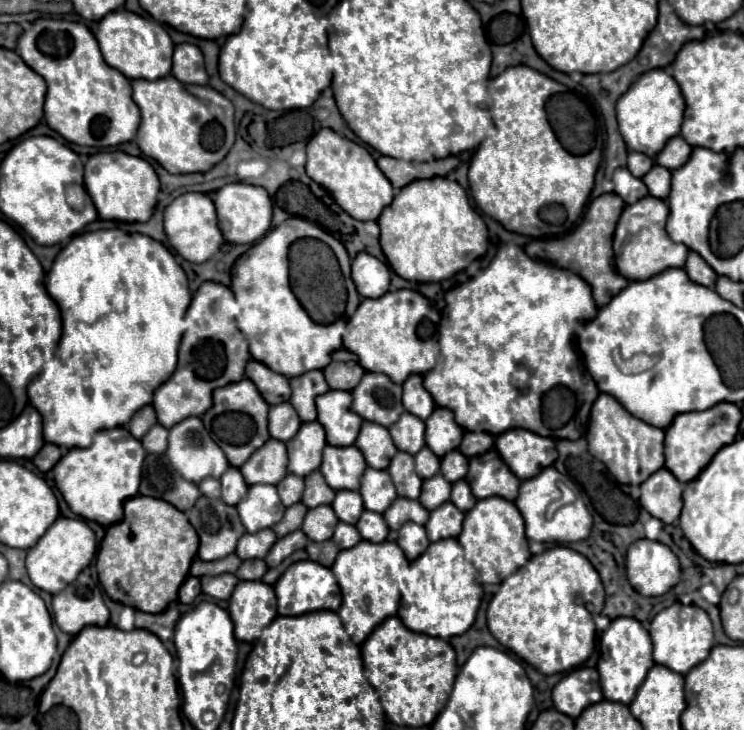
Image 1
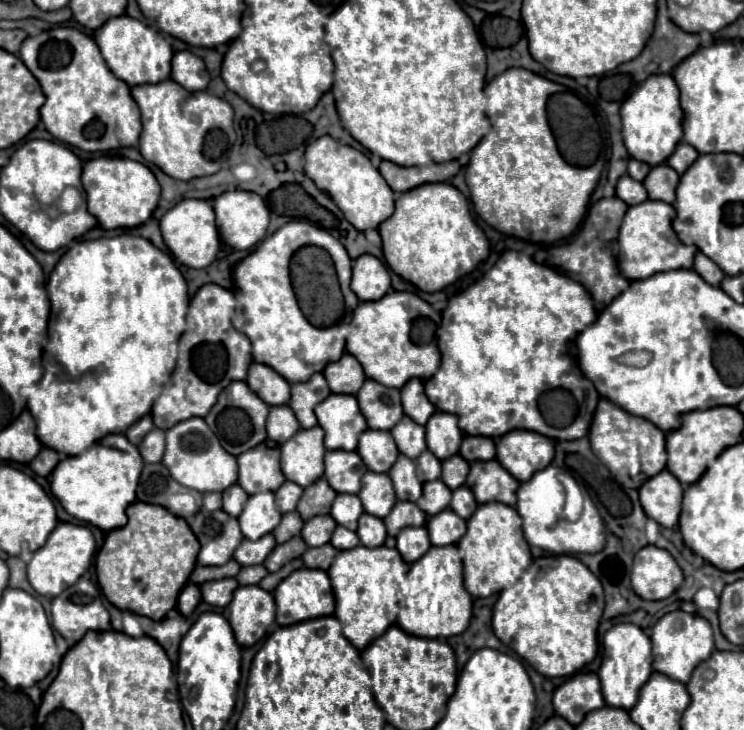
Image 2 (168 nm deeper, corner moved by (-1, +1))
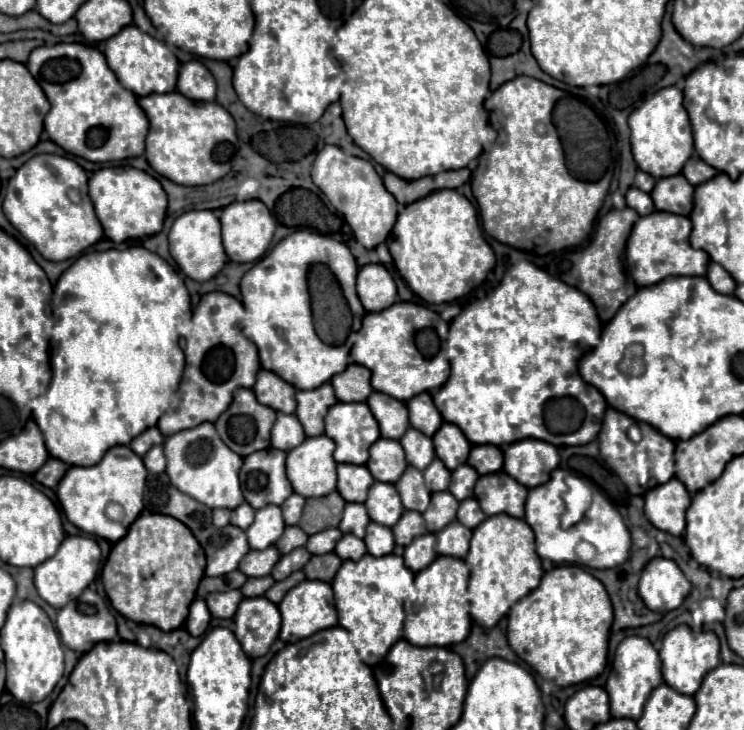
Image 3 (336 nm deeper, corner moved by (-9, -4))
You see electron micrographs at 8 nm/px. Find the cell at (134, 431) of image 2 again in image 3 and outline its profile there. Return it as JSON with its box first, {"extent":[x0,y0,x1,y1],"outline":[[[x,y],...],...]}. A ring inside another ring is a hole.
{"extent":[129,427,165,457],"outline":[[[149,427],[149,429],[143,431],[141,435],[137,435],[137,439],[133,439],[129,447],[131,447],[139,457],[143,457],[153,445],[159,445],[159,443],[163,443],[163,441],[165,441],[165,437],[159,433],[159,429],[157,429],[157,427]]]}

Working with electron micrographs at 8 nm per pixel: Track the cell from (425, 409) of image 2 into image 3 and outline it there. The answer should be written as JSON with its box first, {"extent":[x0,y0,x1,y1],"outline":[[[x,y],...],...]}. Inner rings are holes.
{"extent":[407,393,443,437],"outline":[[[429,393],[415,395],[413,399],[407,401],[407,407],[409,407],[411,425],[417,427],[421,433],[431,437],[441,427],[443,423],[441,413],[437,411],[437,407],[433,407],[433,399]]]}

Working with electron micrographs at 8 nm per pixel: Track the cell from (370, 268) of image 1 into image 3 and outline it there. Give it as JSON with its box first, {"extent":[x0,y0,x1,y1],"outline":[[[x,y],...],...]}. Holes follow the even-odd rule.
{"extent":[361,265,397,311],"outline":[[[365,265],[361,271],[361,303],[365,311],[381,311],[395,303],[397,287],[383,265]]]}

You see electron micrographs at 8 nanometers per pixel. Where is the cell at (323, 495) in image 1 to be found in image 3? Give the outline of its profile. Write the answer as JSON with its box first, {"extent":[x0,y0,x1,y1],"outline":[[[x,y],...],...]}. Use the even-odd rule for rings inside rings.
{"extent":[299,491,345,535],"outline":[[[337,491],[325,495],[325,497],[307,499],[299,527],[307,535],[313,535],[313,533],[329,529],[329,527],[337,527],[341,521],[343,507],[345,507],[345,499],[341,499],[341,495]]]}

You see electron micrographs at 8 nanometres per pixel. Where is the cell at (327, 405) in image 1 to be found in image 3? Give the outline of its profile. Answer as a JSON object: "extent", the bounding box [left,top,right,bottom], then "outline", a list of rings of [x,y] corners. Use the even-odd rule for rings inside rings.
{"extent":[325,401,379,465],"outline":[[[337,401],[329,407],[325,415],[325,435],[335,441],[335,461],[337,463],[361,463],[365,465],[369,459],[369,447],[379,439],[379,427],[369,411],[367,403],[341,403]]]}

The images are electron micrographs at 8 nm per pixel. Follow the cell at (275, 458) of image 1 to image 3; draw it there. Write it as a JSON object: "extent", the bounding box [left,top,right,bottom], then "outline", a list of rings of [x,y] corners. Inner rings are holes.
{"extent":[241,447,293,509],"outline":[[[273,447],[245,457],[241,467],[241,491],[253,509],[261,509],[269,503],[281,505],[293,493],[285,475],[285,457],[285,451]]]}

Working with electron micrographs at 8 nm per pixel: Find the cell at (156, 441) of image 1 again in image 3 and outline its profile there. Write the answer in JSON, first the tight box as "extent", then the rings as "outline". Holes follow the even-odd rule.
{"extent":[145,445,165,473],"outline":[[[163,445],[151,447],[145,457],[145,467],[149,469],[149,473],[163,473],[165,471],[165,453],[163,453]]]}

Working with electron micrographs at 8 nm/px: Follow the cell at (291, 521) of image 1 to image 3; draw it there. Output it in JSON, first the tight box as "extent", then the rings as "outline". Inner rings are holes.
{"extent":[275,527,309,555],"outline":[[[285,527],[285,535],[281,535],[281,539],[275,543],[277,549],[287,555],[289,551],[297,549],[297,547],[303,547],[307,543],[309,535],[305,535],[305,531],[301,531],[301,527]]]}

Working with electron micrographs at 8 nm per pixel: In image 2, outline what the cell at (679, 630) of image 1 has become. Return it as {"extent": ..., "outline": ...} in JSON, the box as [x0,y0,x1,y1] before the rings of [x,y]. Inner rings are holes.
{"extent":[651,610,713,684],"outline":[[[681,610],[665,614],[651,630],[653,642],[653,670],[665,674],[671,680],[687,684],[693,668],[709,658],[713,652],[713,632],[711,624],[699,614],[685,614]]]}

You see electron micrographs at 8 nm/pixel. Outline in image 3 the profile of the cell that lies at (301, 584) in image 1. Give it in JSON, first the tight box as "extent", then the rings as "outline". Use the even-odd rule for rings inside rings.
{"extent":[279,579,337,643],"outline":[[[309,579],[299,583],[291,591],[287,591],[283,601],[279,603],[279,611],[283,617],[281,639],[287,643],[295,643],[295,641],[305,639],[321,629],[329,629],[329,627],[337,625],[337,611],[333,607],[331,583],[317,583],[317,581],[309,581]]]}

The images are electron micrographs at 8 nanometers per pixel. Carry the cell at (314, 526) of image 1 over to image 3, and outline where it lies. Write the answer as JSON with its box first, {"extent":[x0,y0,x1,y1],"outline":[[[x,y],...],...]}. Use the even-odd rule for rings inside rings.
{"extent":[307,529,343,555],"outline":[[[325,529],[325,531],[319,531],[315,535],[309,537],[307,541],[307,551],[311,555],[325,555],[325,553],[331,553],[337,545],[337,541],[343,537],[343,533],[339,529]]]}

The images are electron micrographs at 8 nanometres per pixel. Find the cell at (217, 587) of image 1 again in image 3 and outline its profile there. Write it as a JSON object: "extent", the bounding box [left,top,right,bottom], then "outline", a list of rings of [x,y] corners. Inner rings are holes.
{"extent":[205,589,243,619],"outline":[[[237,589],[237,591],[213,593],[213,595],[207,595],[207,597],[205,597],[211,615],[213,615],[213,617],[221,617],[221,619],[233,617],[241,599],[243,599],[243,595],[241,595],[239,589]]]}

